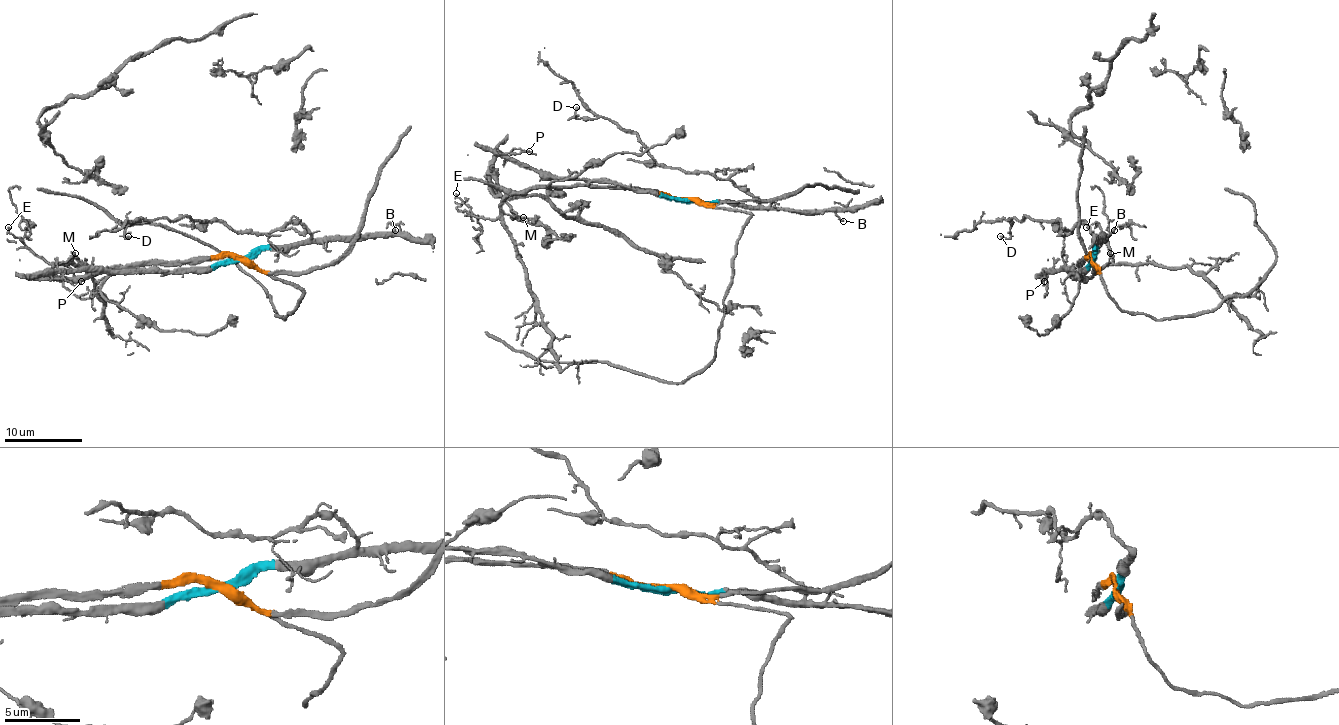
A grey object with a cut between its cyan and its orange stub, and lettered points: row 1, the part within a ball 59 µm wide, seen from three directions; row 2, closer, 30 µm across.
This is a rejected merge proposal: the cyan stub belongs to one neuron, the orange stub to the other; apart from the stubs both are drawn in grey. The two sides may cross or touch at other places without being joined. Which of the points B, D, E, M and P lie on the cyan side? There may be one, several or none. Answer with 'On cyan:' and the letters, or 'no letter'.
On cyan: B, D, P

